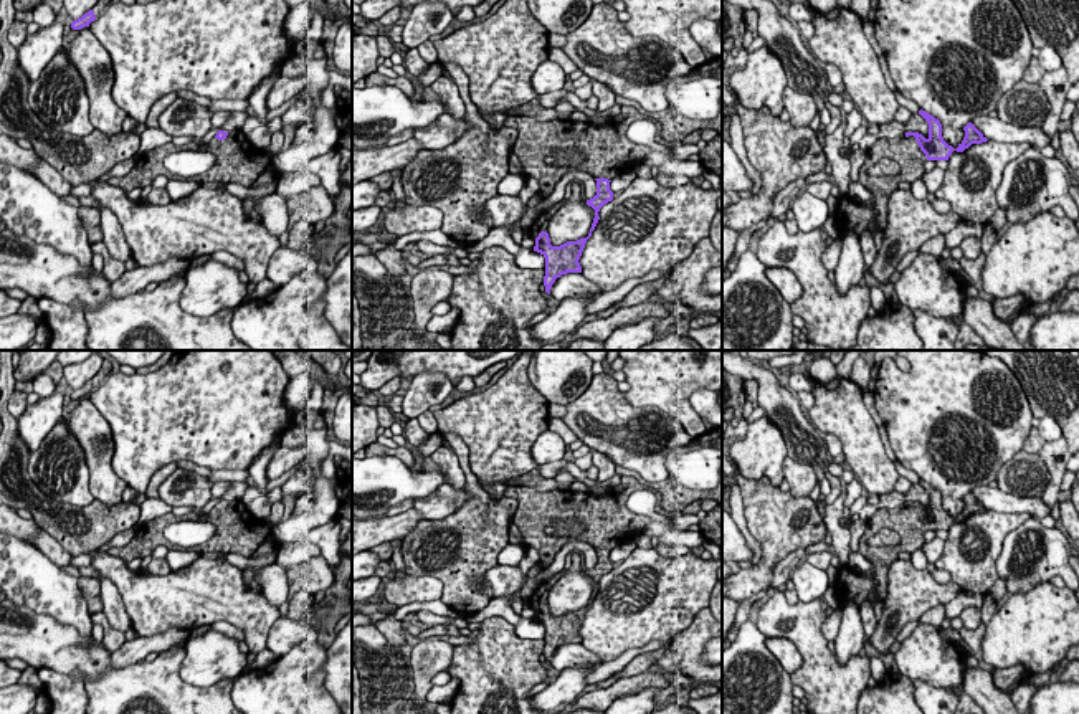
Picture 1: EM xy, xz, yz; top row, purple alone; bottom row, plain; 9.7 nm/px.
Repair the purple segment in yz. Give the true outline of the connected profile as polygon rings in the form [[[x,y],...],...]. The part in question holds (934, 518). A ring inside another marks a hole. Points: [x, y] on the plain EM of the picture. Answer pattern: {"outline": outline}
{"outline": [[[922,479],[919,484],[929,494],[927,509],[919,502],[906,502],[902,507],[879,509],[866,521],[866,531],[859,540],[859,554],[874,567],[871,577],[866,572],[858,574],[854,570],[844,570],[839,559],[833,557],[831,565],[836,567],[839,574],[833,587],[839,607],[846,602],[853,602],[861,608],[864,602],[869,602],[874,608],[877,602],[886,602],[889,567],[899,559],[901,552],[915,552],[915,547],[922,545],[925,531],[948,531],[953,521],[963,522],[972,514],[988,511],[972,493],[968,493],[963,497],[963,511],[953,519],[942,507],[940,491]],[[884,527],[896,531],[901,542],[897,545],[869,547],[867,540]]]}

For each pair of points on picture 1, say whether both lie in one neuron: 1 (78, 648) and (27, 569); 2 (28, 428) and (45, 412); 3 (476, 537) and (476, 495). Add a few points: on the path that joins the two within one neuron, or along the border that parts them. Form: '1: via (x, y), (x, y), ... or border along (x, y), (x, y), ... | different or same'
1: border along (27, 609), (70, 623), (81, 635), (91, 637) | different
2: via (32, 425), (42, 415) | same
3: via (476, 528), (476, 504) | same

